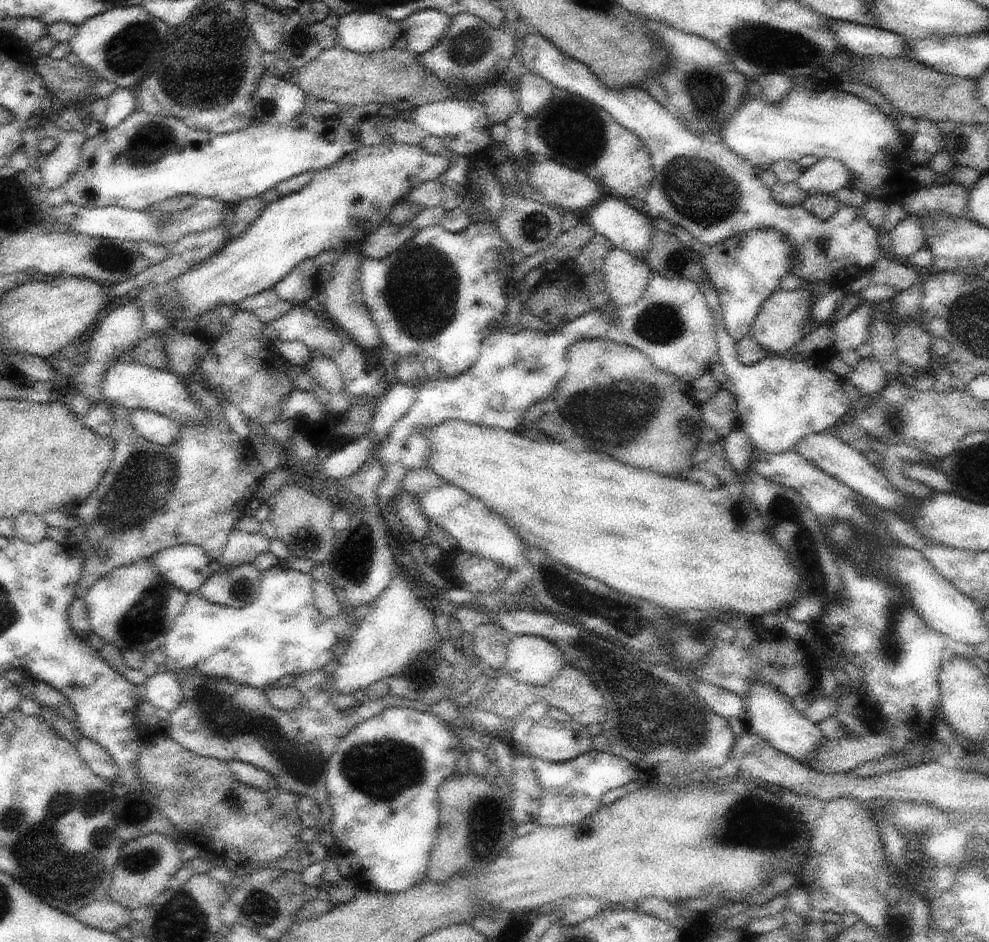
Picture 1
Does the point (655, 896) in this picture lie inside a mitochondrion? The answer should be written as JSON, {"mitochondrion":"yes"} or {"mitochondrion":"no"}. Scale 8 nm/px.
{"mitochondrion":"no"}

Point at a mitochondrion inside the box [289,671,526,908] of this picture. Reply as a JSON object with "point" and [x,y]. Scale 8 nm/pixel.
{"point":[379,769]}

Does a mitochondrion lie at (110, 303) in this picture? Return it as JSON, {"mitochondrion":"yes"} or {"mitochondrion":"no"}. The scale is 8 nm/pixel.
{"mitochondrion":"no"}

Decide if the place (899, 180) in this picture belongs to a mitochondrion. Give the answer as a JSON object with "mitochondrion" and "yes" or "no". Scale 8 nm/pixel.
{"mitochondrion":"no"}

